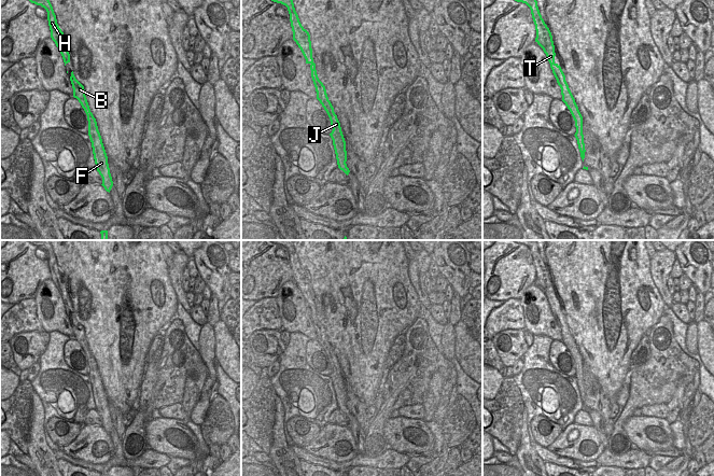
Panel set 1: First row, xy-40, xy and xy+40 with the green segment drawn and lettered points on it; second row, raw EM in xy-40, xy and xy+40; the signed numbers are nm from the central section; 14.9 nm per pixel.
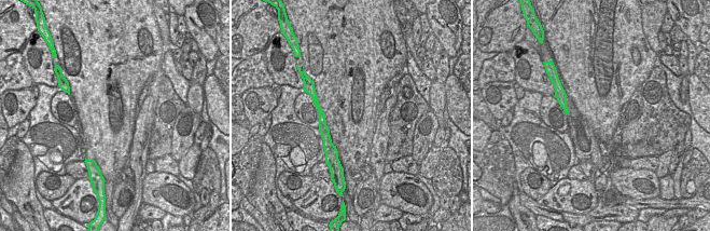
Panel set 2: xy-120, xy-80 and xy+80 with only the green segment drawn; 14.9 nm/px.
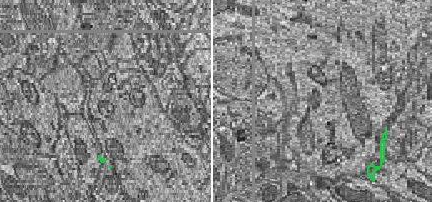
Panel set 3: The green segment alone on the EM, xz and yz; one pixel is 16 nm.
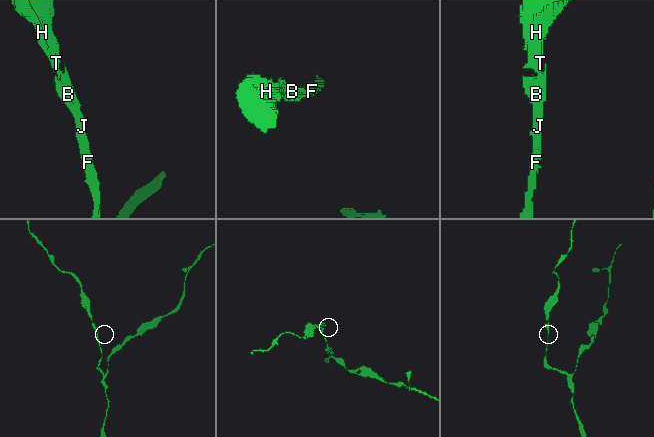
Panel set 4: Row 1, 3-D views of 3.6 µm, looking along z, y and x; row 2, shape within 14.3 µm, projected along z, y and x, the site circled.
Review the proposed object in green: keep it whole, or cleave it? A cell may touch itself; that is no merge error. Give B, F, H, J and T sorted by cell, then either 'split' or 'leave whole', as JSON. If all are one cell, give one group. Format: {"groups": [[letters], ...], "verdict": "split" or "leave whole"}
{"groups": [["B", "F", "H", "J", "T"]], "verdict": "leave whole"}

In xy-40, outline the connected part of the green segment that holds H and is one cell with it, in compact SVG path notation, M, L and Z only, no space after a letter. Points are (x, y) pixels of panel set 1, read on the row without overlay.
M27 240L27 241L37 247L41 247L46 251L48 267L51 271L51 279L58 289L66 307L68 304L70 304L70 295L68 293L68 281L57 265L56 256L54 254L50 241L48 240Z

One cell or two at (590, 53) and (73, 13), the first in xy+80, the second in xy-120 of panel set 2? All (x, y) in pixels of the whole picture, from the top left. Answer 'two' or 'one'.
one

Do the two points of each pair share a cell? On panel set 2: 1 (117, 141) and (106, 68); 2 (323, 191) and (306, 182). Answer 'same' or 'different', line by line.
1: same
2: different

